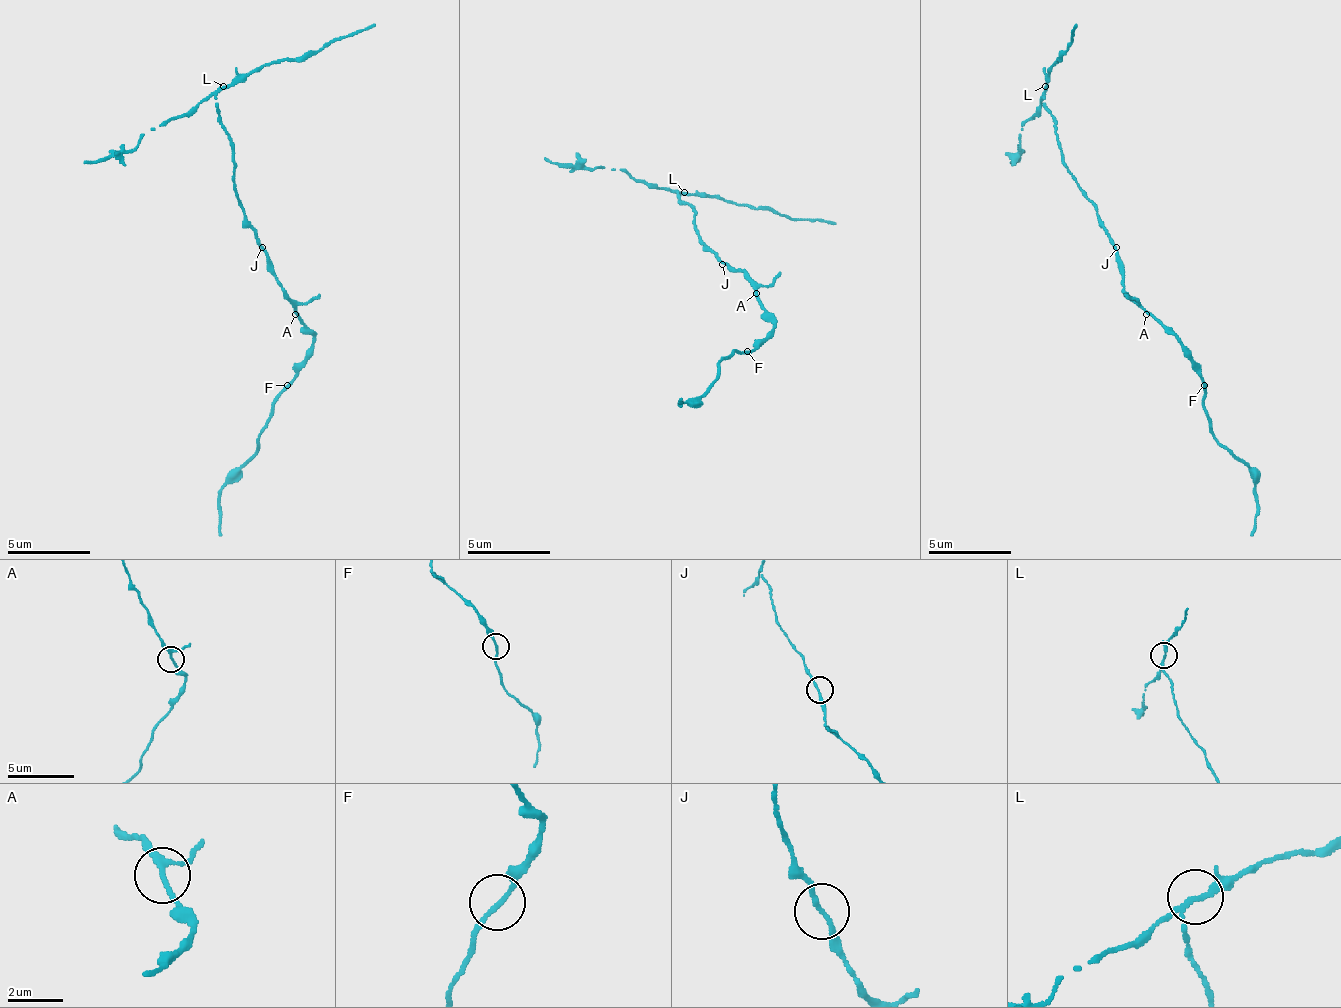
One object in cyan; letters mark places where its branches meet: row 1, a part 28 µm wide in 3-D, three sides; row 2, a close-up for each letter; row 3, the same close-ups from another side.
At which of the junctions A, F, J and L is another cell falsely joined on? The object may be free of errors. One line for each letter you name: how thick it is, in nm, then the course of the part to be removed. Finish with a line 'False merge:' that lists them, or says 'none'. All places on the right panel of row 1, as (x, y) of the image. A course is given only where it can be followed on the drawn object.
L: calibre 140 nm; course (1046, 85), (1021, 127), (1021, 156), (1008, 164)
False merge: L

